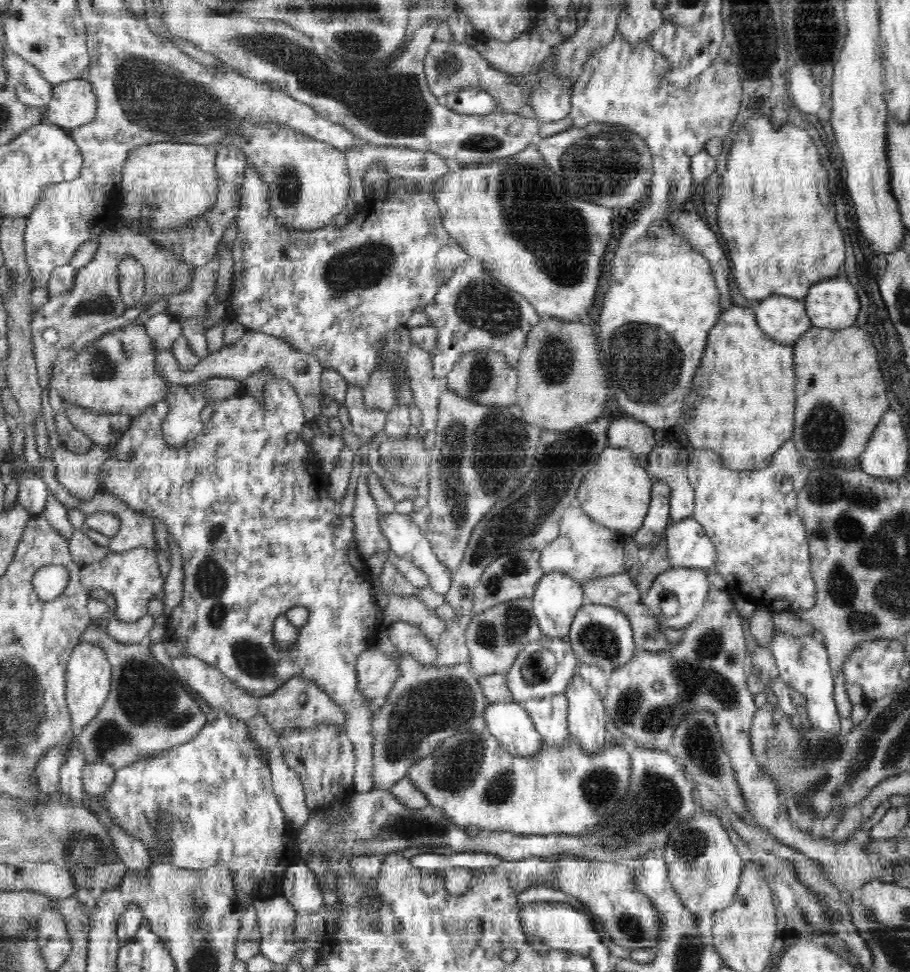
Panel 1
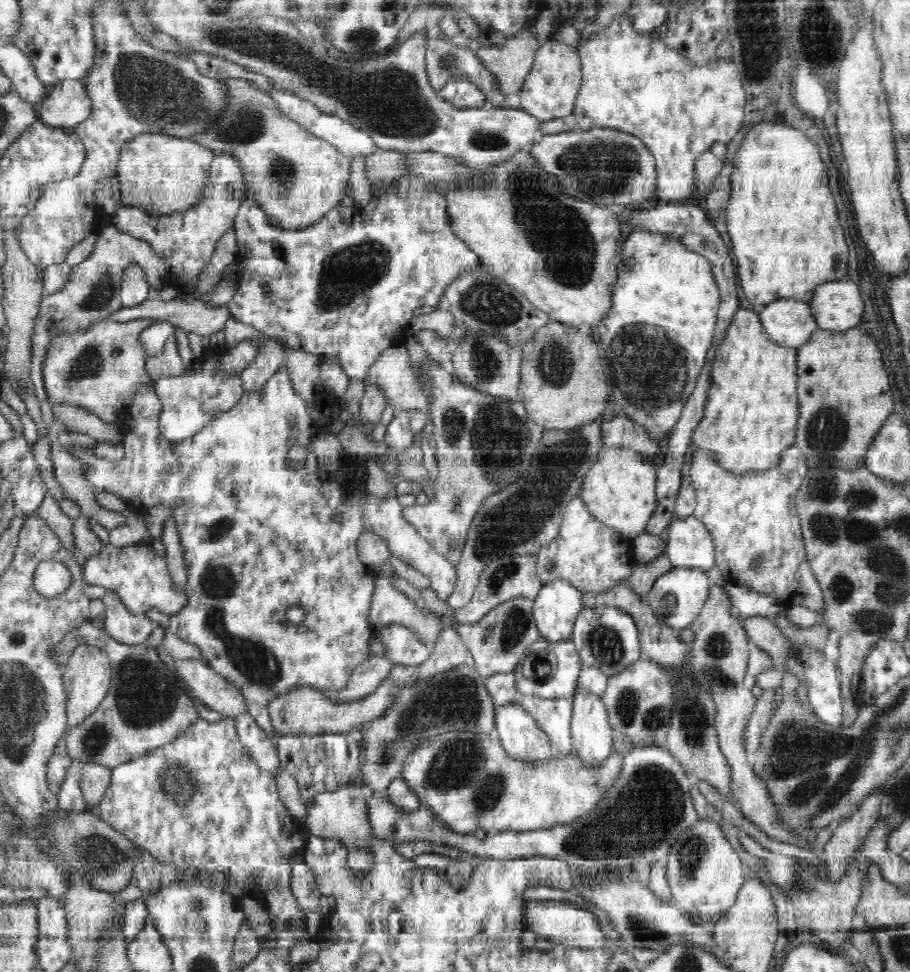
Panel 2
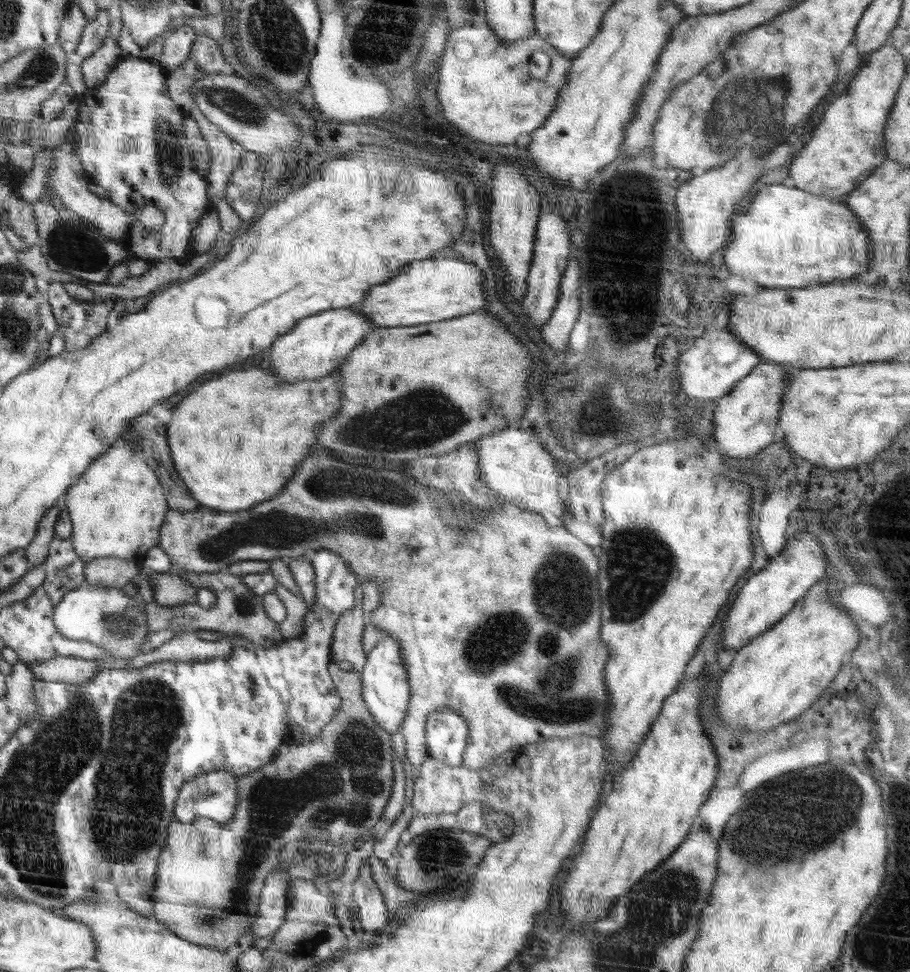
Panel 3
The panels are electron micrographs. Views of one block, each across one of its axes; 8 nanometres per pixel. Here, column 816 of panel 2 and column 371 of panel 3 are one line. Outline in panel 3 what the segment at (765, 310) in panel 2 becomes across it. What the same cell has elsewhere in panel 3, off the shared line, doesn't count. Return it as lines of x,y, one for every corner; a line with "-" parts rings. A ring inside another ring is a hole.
356,306
325,310
302,318
286,334
280,335
270,345
270,356
266,360
273,375
281,380
316,380
337,370
350,351
374,328

